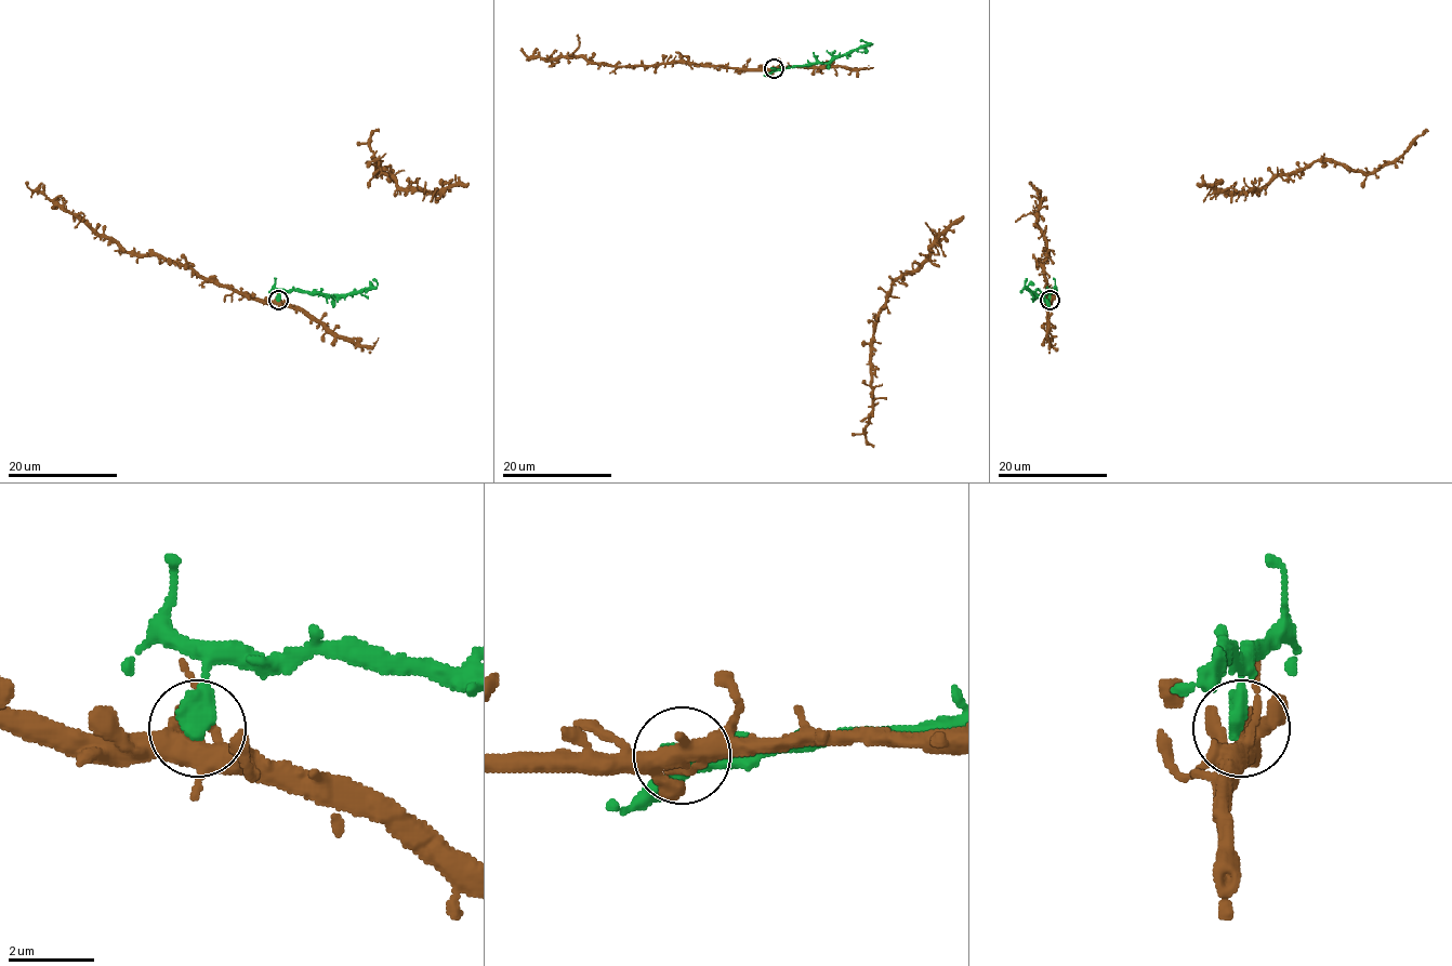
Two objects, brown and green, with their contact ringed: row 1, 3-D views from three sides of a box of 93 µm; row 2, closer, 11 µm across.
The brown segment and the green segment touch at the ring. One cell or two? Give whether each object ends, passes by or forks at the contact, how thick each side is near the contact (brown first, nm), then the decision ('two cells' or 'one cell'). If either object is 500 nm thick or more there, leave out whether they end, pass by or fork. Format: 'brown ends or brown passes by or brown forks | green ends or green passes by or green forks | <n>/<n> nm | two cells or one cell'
400/500 nm | one cell

